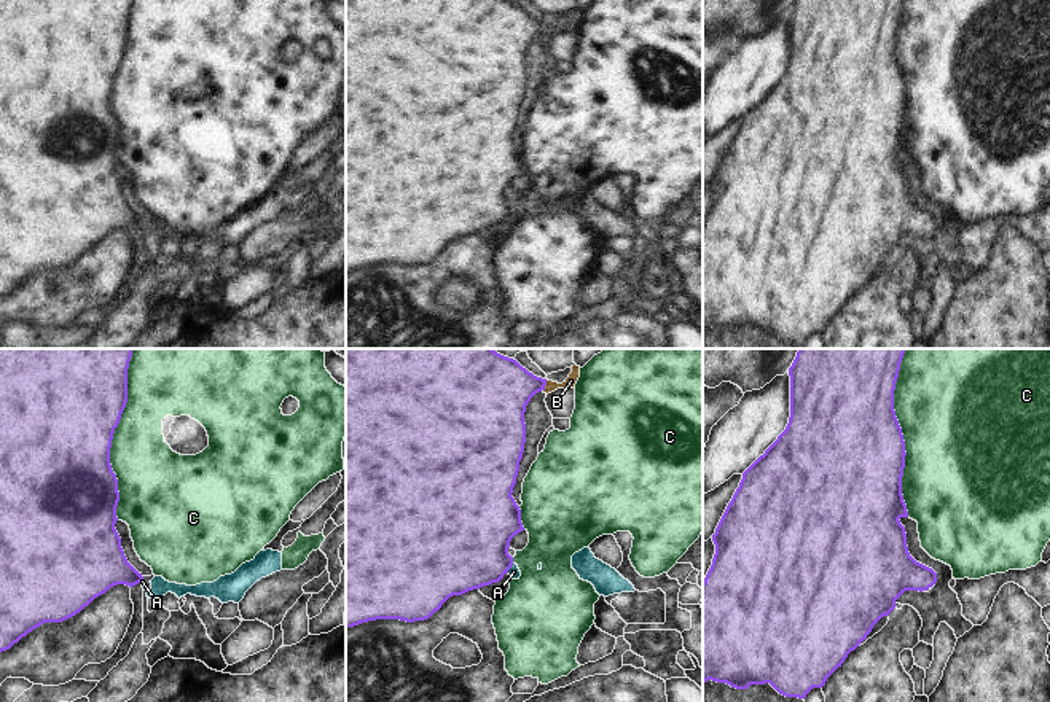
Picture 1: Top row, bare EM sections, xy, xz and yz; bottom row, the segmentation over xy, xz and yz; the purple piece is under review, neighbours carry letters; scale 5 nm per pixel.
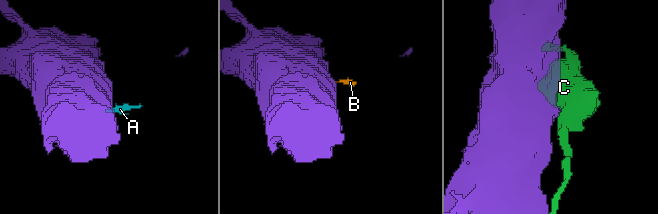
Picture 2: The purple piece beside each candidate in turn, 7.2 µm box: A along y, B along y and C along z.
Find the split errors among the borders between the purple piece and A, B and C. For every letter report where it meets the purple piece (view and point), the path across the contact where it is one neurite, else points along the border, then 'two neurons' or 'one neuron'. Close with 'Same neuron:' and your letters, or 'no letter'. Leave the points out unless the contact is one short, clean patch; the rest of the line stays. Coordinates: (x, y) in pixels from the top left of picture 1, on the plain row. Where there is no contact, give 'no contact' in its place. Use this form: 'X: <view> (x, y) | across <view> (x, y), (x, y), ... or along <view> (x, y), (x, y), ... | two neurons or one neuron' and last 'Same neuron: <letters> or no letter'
A: xz (510, 210) | across xz (466, 190), (483, 202), (510, 210), (513, 215) | one neuron
B: xz (545, 27) | across xz (496, 32), (545, 27), (564, 29), (571, 24) | one neuron
C: xy (112, 81) | two neurons
Same neuron: A, B

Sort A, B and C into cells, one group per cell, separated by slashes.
A B / C

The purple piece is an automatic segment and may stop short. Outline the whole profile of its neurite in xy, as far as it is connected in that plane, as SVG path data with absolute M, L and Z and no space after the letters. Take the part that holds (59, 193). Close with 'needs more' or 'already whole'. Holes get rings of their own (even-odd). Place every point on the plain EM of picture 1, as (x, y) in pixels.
M0 0L0 296L45 266L62 266L116 228L129 231L143 224L126 202L115 172L119 145L118 123L110 108L115 72L127 46L131 0Z; already whole

